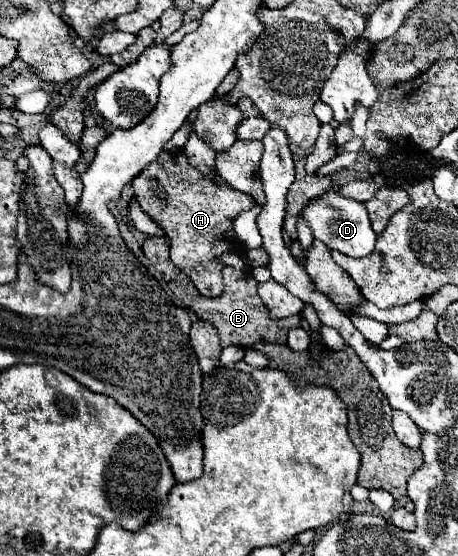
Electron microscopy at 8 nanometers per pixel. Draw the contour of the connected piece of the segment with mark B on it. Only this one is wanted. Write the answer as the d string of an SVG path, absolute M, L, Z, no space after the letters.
M148 237L142 245L142 251L146 255L146 259L156 267L158 273L162 273L162 277L166 279L170 291L190 309L198 315L200 321L206 321L210 325L216 327L218 335L220 335L220 345L228 347L228 345L236 345L236 347L246 347L252 345L256 341L264 341L264 343L286 343L286 333L288 329L294 329L300 325L300 315L294 317L286 317L282 321L272 321L270 313L266 313L266 307L262 307L262 301L258 301L258 281L252 277L250 271L238 271L234 267L224 267L222 275L224 275L224 293L222 297L216 299L208 299L202 297L198 293L198 289L194 289L194 283L186 277L186 273L182 273L172 261L170 261L170 253L168 253L168 241L164 237Z

